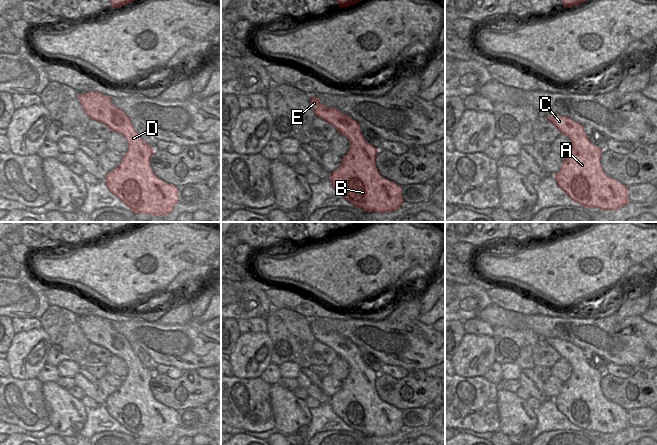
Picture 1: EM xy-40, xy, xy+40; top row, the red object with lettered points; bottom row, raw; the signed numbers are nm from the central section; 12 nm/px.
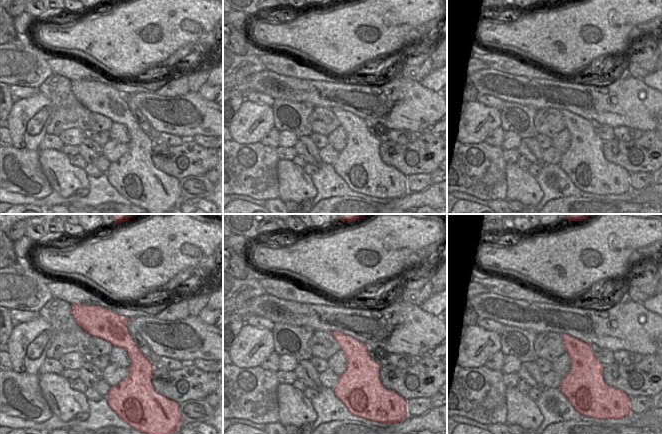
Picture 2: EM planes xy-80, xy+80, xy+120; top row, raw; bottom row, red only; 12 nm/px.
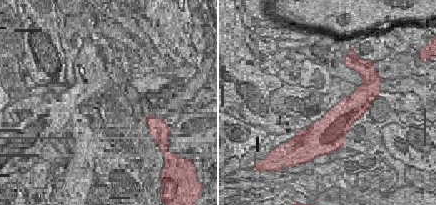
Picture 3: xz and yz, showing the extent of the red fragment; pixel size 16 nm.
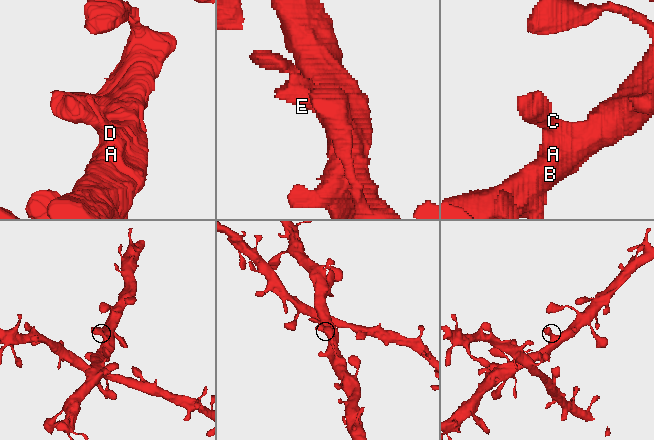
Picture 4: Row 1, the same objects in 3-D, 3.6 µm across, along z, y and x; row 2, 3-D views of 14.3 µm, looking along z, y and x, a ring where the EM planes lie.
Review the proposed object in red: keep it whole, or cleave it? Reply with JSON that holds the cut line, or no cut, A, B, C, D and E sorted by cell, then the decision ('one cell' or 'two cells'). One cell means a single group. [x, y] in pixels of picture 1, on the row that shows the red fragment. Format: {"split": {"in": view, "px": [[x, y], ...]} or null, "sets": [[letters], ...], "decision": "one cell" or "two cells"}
{"split": null, "sets": [["A", "B", "C", "D", "E"]], "decision": "one cell"}

